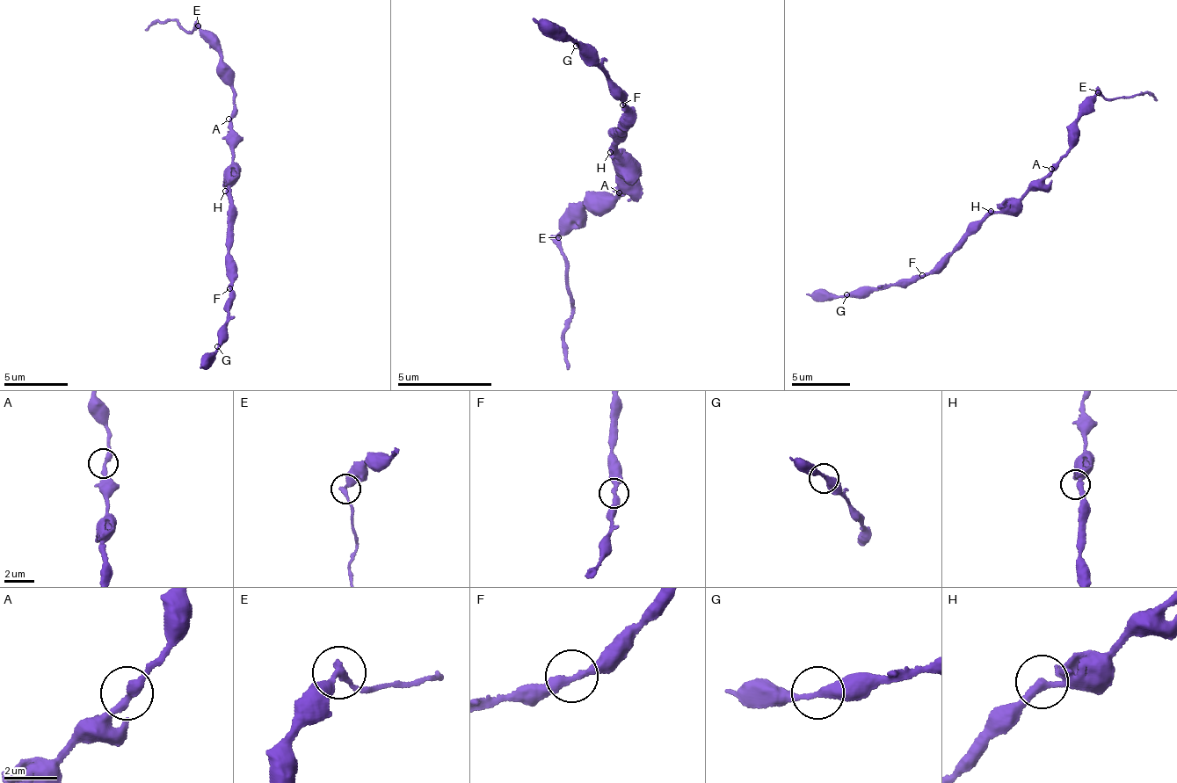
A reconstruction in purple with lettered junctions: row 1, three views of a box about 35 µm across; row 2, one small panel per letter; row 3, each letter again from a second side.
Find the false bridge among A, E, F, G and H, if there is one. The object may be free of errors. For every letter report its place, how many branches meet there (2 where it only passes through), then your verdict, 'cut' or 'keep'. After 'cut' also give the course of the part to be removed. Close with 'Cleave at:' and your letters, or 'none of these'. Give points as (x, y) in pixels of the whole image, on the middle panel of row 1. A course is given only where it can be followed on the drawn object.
A: at (619, 192); 2 branches meet; keep
E: at (558, 237); 2 branches meet; cut; foreign part runs (556, 238), (566, 262), (570, 318), (569, 371)
F: at (622, 105); 2 branches meet; keep
G: at (576, 46); 2 branches meet; keep
H: at (610, 152); 2 branches meet; keep
Cleave at: E

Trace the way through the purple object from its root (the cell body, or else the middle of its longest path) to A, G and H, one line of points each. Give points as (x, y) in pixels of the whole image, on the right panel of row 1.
A: (1009, 204), (1025, 194), (1030, 185), (1051, 169)
G: (1009, 204), (990, 215), (942, 263), (922, 275), (878, 286), (862, 286), (846, 294)
H: (1009, 204), (991, 211)

